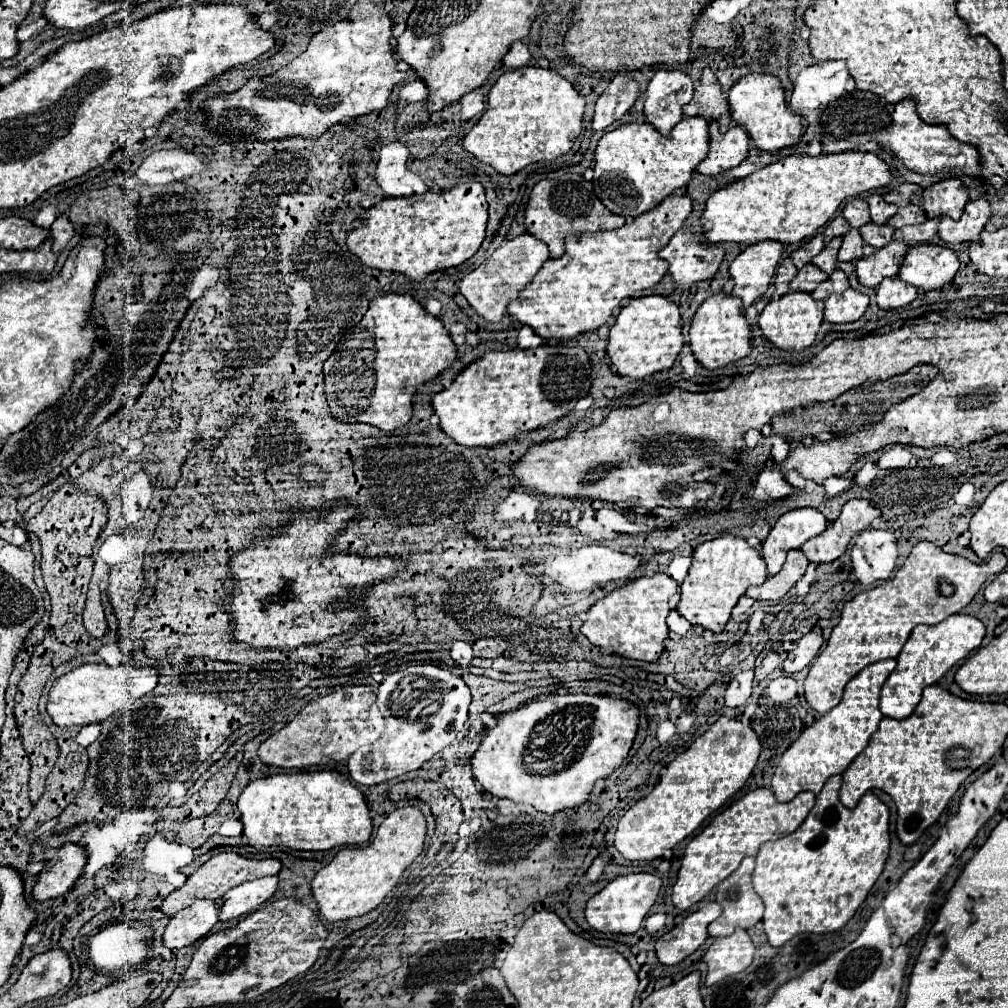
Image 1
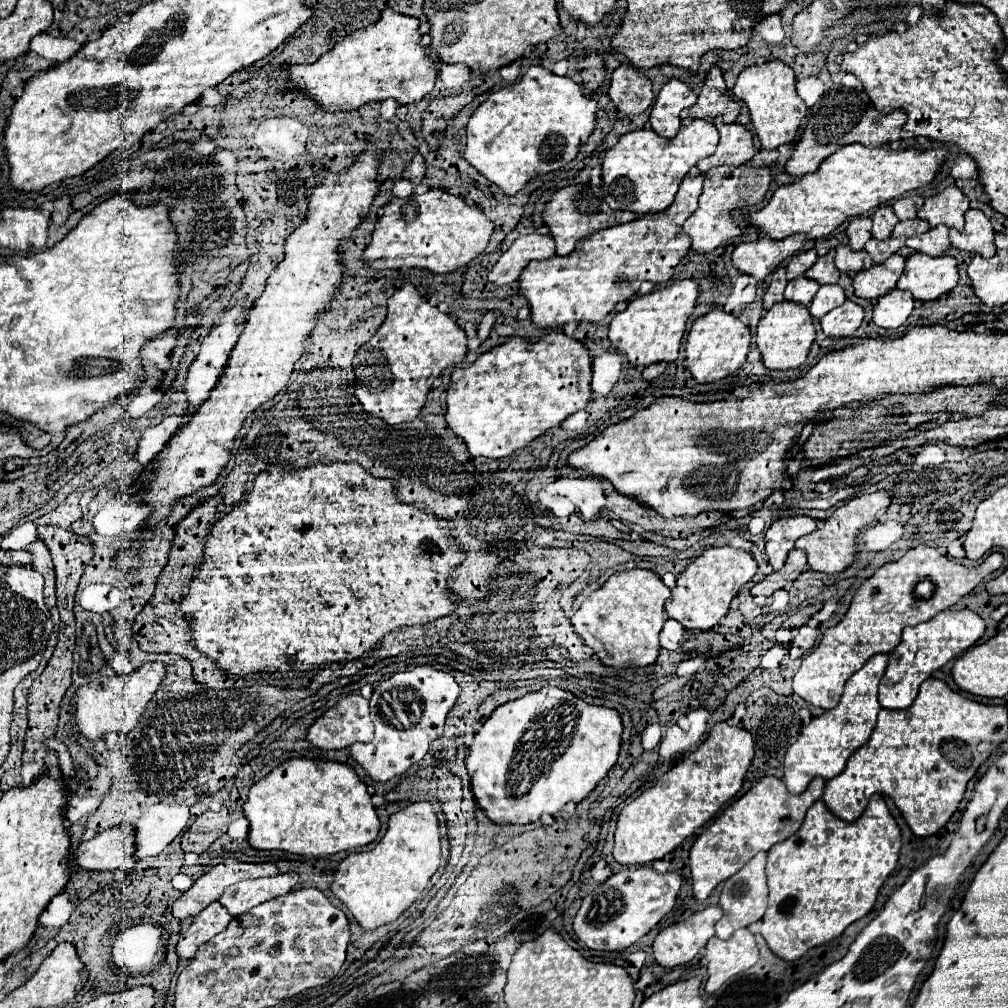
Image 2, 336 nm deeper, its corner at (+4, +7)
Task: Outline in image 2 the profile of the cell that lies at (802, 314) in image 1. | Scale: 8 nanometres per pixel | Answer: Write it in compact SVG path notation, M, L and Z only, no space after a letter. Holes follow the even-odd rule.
M779 302L775 304L759 322L757 326L757 348L763 356L763 364L769 370L789 370L789 368L799 368L807 354L809 348L815 340L815 326L811 320L811 314L805 306L799 306L795 302Z

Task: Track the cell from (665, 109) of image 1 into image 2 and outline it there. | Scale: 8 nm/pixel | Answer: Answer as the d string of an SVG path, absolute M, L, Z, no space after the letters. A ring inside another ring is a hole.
M673 78L659 92L653 108L651 108L651 128L663 138L675 138L681 126L681 110L689 108L697 102L697 96L689 90L687 84Z

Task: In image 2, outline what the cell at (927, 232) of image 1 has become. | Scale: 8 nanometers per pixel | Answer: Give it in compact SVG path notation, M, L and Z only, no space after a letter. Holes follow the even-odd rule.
M935 226L927 230L923 236L911 236L907 238L907 246L915 252L923 252L927 256L943 256L949 248L949 228L947 226Z

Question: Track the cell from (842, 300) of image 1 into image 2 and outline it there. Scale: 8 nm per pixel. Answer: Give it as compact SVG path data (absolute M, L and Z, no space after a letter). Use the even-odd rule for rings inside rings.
M845 300L843 306L837 306L821 318L823 334L829 338L847 338L863 322L863 308L851 300Z

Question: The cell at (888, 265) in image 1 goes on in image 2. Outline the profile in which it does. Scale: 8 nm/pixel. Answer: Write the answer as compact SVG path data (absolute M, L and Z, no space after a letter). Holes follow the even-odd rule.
M897 254L897 256L891 256L891 260L885 260L885 264L875 264L869 270L857 272L853 278L855 296L865 300L875 300L885 296L897 286L897 280L903 274L903 268L905 268L905 258Z

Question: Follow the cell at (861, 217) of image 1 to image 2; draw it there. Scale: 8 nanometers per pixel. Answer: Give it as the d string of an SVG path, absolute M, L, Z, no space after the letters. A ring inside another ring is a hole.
M853 218L847 226L847 236L851 250L863 250L865 242L871 238L871 218Z

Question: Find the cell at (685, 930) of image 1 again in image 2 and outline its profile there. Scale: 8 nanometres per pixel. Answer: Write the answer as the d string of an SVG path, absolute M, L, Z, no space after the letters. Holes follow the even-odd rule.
M709 906L695 912L693 918L677 922L661 930L653 942L653 954L657 964L675 968L691 962L697 952L715 936L715 922L723 916L719 906Z

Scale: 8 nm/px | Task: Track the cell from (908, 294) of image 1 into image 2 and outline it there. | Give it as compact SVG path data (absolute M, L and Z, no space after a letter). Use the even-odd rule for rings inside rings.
M893 290L881 296L873 308L873 322L881 328L899 328L913 312L913 296L907 290Z

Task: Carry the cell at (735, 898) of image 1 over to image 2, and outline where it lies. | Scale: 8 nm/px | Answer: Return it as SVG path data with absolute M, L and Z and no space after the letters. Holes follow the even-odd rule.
M759 852L757 856L753 856L749 860L749 864L745 864L737 874L733 874L721 890L721 900L719 906L723 908L723 918L717 922L715 926L715 934L721 940L727 940L735 930L745 928L757 920L761 920L761 916L767 910L767 882L765 882L765 862L767 862L767 852Z

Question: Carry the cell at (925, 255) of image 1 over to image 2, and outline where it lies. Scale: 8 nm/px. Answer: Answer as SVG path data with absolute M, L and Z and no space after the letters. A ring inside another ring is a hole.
M913 254L907 258L903 276L897 282L899 290L909 290L915 300L929 302L941 294L951 292L957 286L957 260L951 256L927 256Z

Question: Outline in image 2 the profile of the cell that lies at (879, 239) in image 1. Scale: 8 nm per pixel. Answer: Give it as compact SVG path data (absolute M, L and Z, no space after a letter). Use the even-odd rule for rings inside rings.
M871 238L865 244L865 250L869 252L869 256L871 256L871 260L875 264L883 264L889 256L899 252L903 246L905 246L905 238L887 238L887 240L875 240L875 238Z

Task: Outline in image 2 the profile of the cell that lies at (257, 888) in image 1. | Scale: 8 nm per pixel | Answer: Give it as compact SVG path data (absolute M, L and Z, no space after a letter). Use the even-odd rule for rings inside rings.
M287 872L287 874L277 874L273 878L255 878L255 880L243 880L239 884L229 886L219 902L229 910L231 916L241 916L249 912L251 908L273 900L277 896L283 896L295 888L299 882L297 872Z

